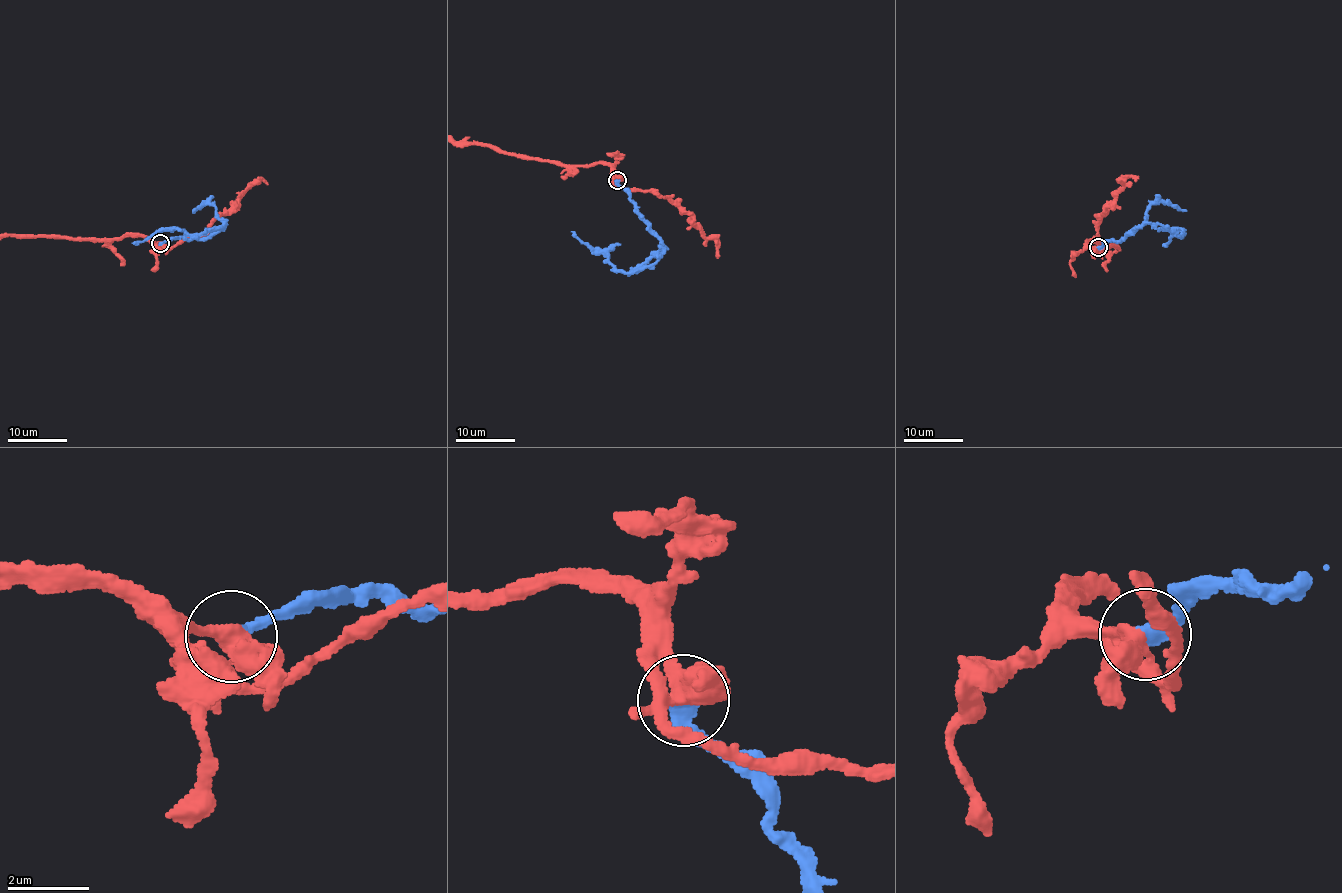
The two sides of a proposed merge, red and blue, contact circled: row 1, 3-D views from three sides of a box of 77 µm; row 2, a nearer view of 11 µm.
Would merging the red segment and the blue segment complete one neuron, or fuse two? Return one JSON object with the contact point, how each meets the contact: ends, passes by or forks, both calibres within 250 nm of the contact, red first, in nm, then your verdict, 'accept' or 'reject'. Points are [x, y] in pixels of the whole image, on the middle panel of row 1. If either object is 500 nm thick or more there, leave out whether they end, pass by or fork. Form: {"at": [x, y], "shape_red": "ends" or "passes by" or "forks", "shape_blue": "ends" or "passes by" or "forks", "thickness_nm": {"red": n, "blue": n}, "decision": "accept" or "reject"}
{"at": [617, 180], "shape_red": "forks", "shape_blue": "ends", "thickness_nm": {"red": 380, "blue": 420}, "decision": "accept"}

